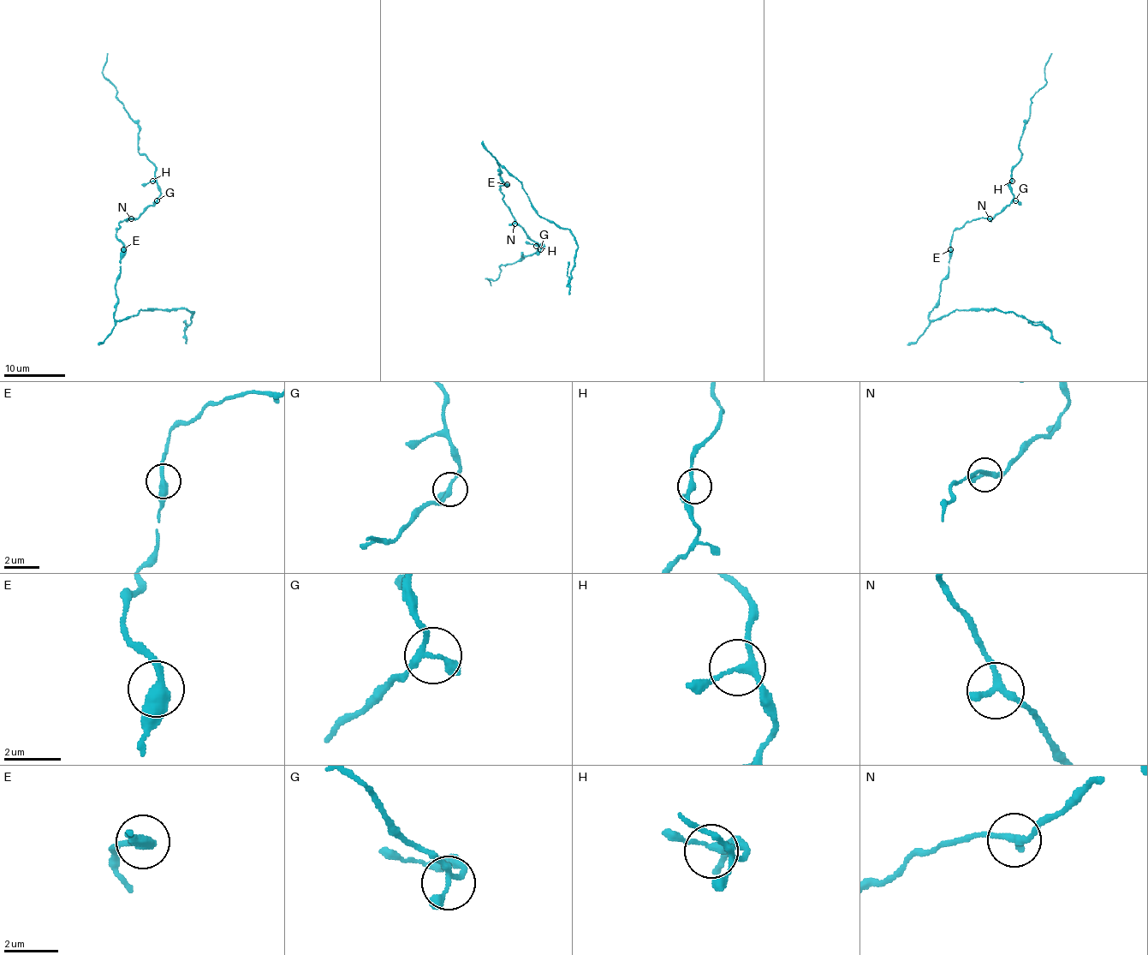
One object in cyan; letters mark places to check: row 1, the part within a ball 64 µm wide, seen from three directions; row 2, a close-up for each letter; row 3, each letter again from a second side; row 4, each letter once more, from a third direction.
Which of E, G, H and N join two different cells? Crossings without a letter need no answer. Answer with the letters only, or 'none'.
none

